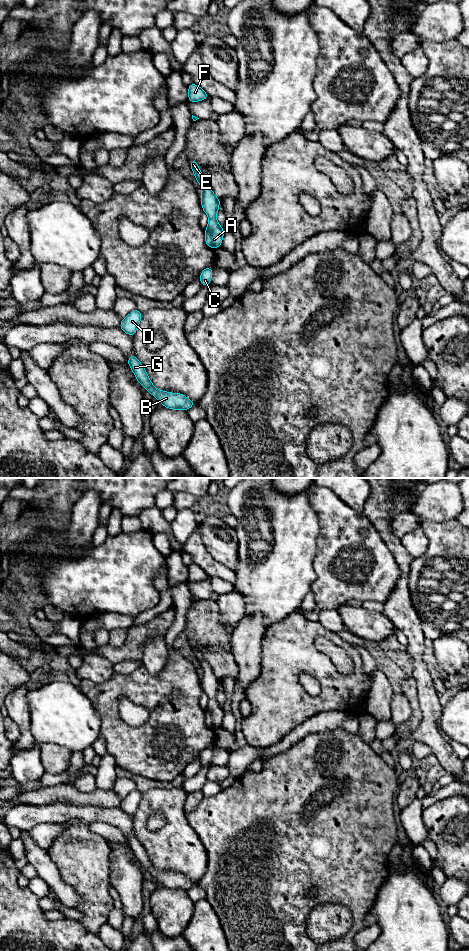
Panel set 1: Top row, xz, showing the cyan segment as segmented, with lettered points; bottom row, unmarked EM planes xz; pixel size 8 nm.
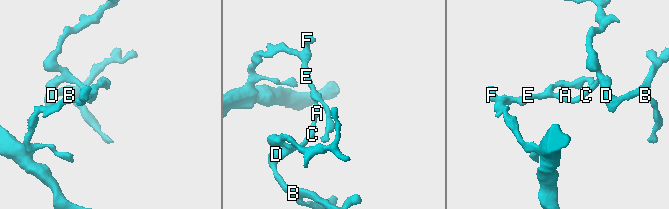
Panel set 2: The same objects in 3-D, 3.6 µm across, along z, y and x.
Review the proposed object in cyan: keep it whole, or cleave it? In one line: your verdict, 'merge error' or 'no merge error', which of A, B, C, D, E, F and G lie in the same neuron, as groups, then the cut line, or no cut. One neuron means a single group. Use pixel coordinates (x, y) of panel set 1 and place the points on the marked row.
no merge error; groups A B C D E F G; cut none

